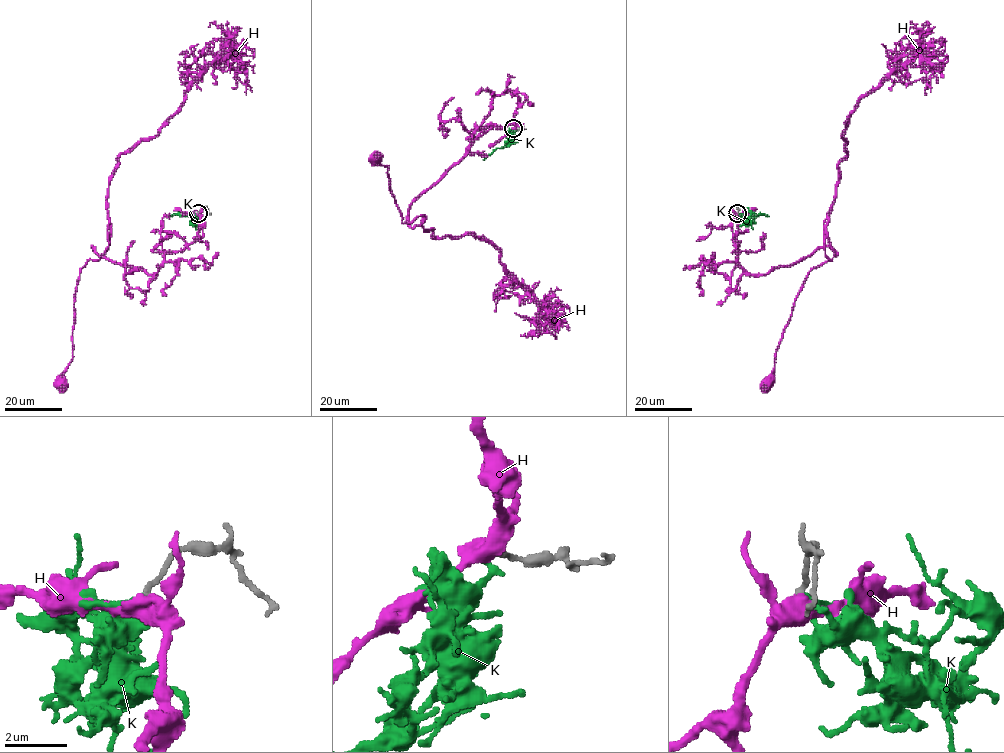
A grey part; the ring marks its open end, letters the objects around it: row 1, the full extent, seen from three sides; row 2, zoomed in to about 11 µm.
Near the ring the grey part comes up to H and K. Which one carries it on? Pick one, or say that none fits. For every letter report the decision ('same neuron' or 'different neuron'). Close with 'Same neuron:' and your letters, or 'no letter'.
H: different neuron
K: different neuron
Same neuron: no letter

